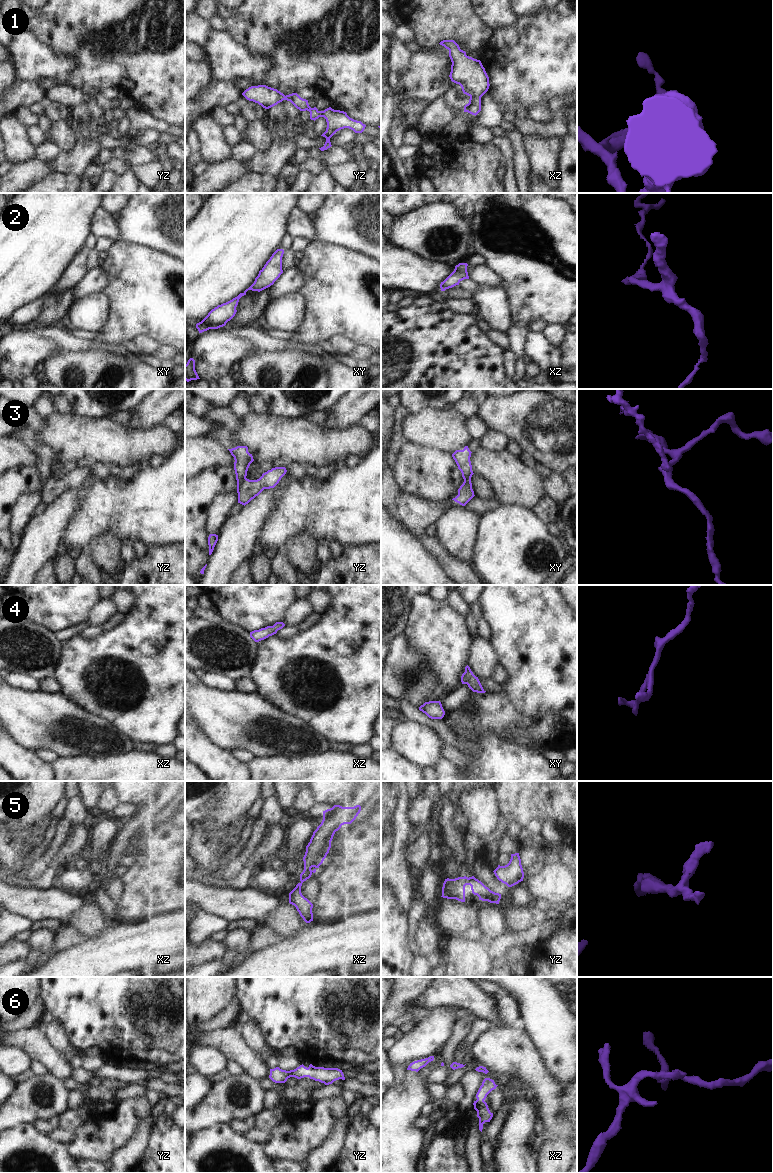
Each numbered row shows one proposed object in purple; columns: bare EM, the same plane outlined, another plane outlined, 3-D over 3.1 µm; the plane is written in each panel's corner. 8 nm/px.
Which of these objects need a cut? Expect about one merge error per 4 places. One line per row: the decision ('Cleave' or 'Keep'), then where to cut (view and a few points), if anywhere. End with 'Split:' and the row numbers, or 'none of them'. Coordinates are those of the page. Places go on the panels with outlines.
1: Keep. No split
2: Keep. No split
3: Cleave. Split along yz (246, 478), (237, 492)
4: Keep. No split
5: Keep. No split
6: Keep. No split
Split: 3.

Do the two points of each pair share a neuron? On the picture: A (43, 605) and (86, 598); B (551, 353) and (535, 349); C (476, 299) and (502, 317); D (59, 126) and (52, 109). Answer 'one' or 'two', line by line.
A: one
B: one
C: one
D: two

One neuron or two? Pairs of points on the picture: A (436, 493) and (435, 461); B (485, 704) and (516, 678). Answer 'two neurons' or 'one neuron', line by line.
A: one neuron
B: one neuron

